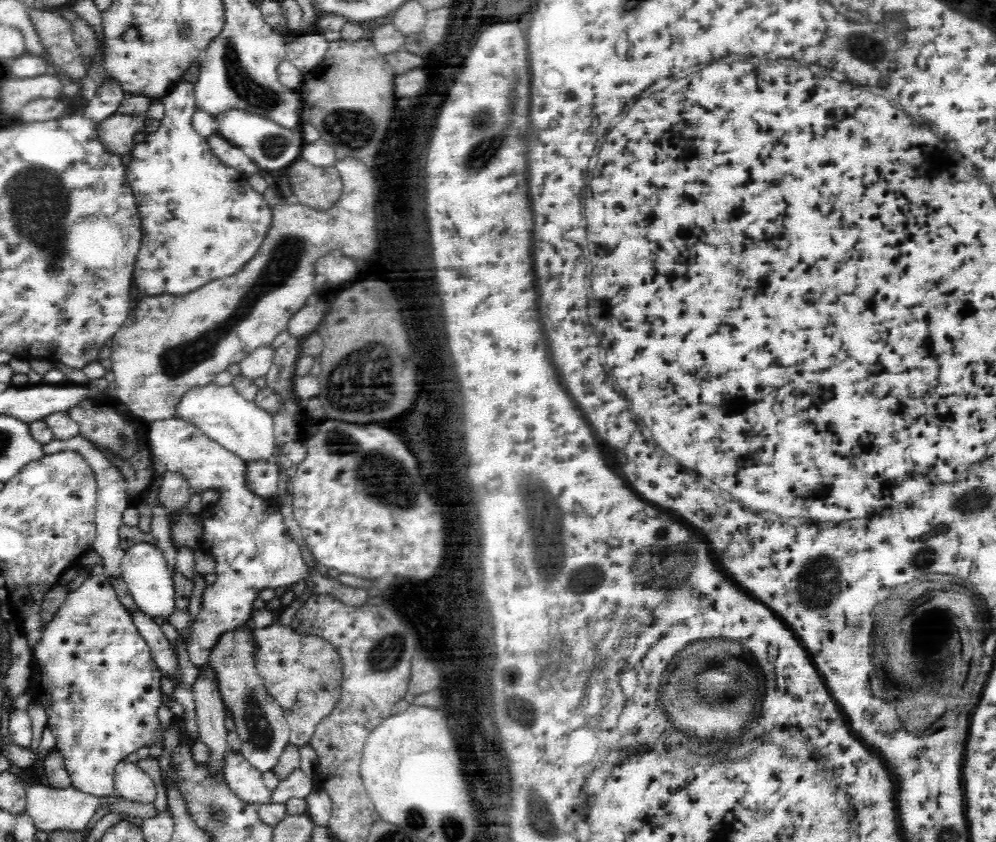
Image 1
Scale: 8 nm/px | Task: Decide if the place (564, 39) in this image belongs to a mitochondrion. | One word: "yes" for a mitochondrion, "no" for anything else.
no

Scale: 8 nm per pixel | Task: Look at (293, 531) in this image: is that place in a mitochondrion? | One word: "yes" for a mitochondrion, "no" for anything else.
no

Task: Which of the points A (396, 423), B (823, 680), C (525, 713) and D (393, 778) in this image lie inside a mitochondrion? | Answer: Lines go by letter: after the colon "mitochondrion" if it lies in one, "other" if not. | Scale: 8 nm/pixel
A: other
B: other
C: mitochondrion
D: other

